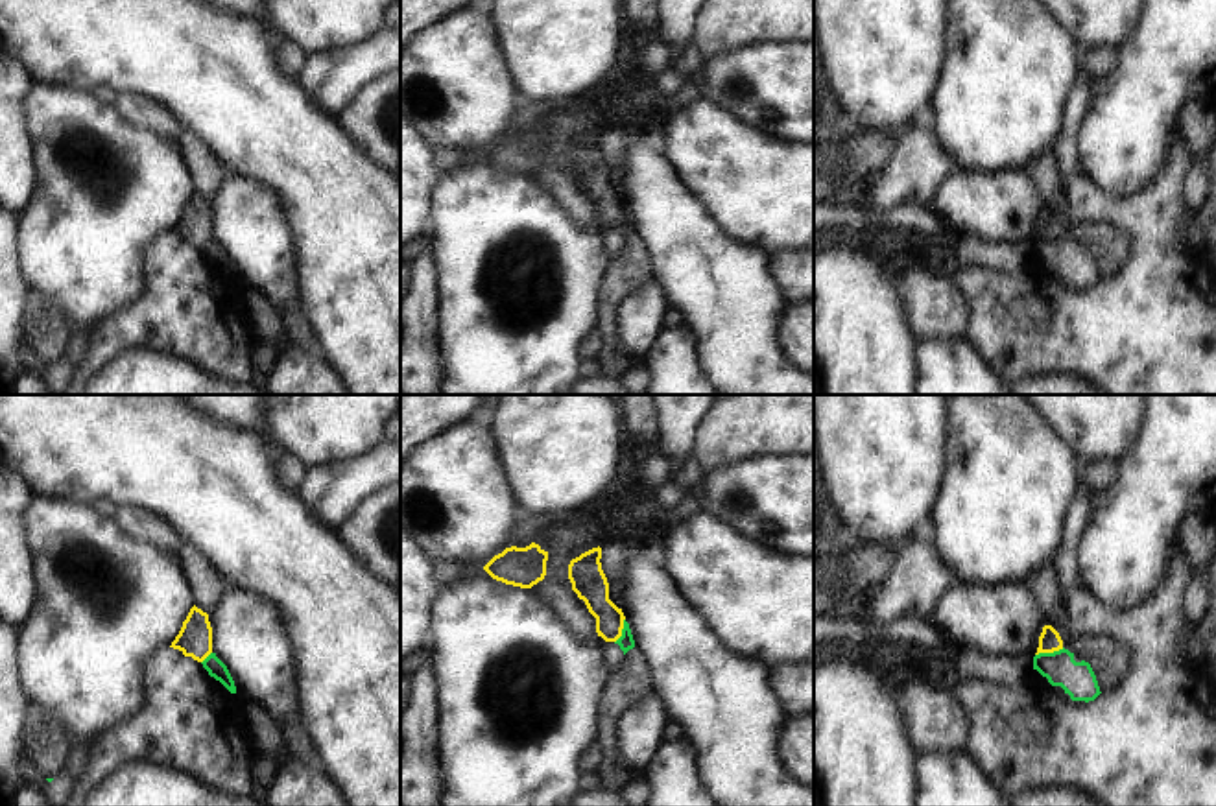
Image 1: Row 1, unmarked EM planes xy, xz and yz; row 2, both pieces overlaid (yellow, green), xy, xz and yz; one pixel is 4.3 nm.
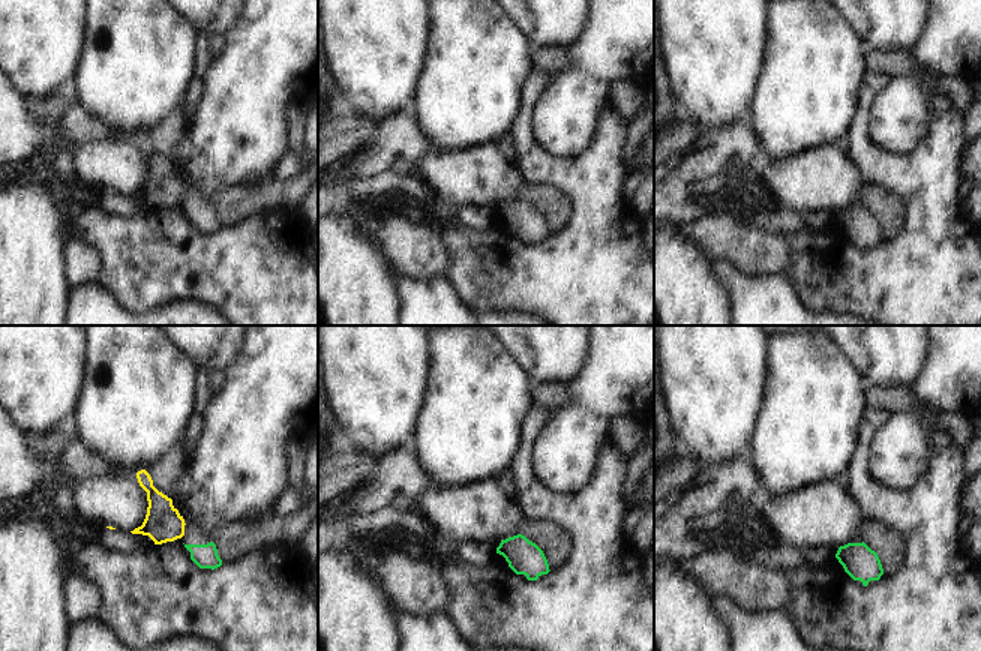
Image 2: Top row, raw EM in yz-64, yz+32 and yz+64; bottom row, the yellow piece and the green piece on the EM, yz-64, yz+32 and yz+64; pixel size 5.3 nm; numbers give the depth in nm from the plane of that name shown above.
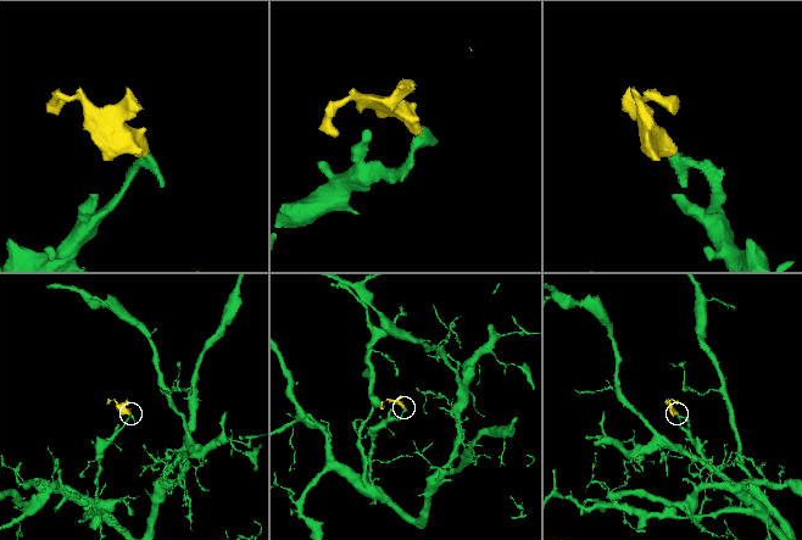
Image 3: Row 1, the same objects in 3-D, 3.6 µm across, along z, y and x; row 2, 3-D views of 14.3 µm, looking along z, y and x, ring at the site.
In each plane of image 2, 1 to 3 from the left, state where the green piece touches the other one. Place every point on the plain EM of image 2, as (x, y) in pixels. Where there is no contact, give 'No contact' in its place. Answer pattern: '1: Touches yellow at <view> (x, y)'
1: No contact
2: No contact
3: No contact

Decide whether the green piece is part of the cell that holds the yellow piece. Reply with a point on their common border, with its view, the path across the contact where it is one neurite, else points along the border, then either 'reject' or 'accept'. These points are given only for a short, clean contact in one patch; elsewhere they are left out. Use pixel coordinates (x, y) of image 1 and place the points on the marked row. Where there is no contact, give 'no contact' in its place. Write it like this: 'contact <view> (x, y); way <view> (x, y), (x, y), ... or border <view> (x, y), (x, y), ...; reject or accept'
contact yz (1049, 651); border yz (1063, 648), (1036, 655); reject

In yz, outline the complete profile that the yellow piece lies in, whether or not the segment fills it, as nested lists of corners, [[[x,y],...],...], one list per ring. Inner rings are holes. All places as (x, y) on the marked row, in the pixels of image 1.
[[[1044,625],[1043,633],[1039,636],[1039,647],[1037,653],[1054,653],[1063,649],[1063,640],[1059,636],[1059,633],[1052,627],[1052,625]]]

